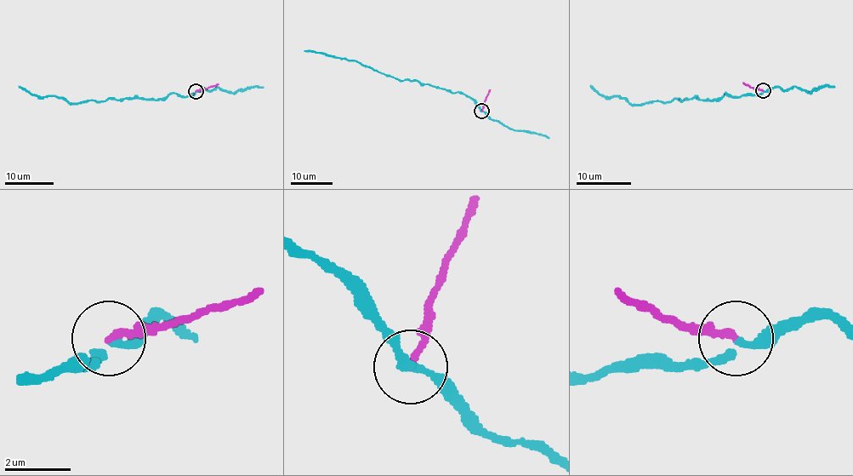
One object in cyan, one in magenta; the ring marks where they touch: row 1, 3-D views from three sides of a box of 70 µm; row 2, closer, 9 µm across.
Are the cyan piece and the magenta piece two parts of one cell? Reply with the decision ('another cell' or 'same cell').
another cell

